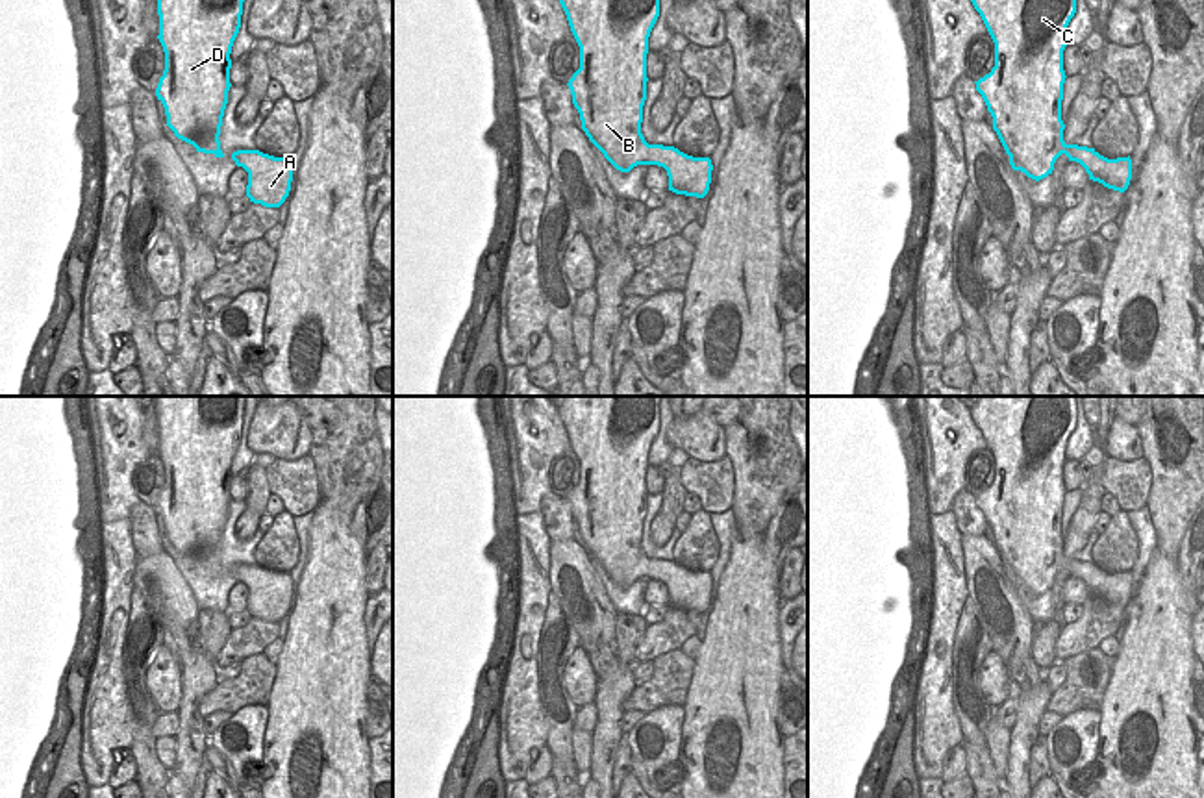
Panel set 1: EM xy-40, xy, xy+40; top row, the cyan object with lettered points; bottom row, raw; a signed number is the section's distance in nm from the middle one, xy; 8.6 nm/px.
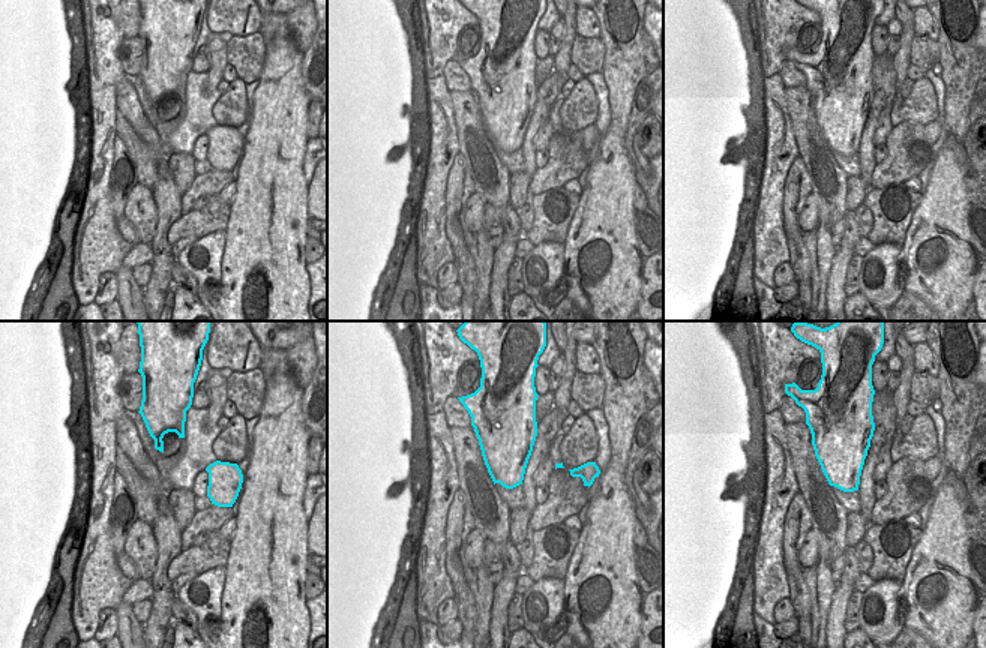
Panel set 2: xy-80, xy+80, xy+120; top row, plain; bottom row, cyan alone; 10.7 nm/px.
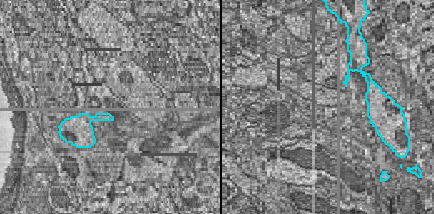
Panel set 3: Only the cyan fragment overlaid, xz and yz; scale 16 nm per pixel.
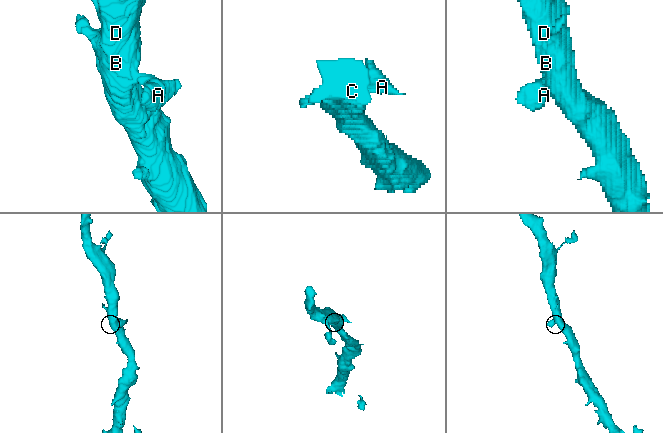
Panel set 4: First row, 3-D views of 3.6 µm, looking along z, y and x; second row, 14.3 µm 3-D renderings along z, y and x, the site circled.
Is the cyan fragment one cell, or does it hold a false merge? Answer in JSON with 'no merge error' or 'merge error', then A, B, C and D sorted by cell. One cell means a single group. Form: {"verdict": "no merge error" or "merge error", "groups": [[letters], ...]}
{"verdict": "no merge error", "groups": [["A", "B", "C", "D"]]}

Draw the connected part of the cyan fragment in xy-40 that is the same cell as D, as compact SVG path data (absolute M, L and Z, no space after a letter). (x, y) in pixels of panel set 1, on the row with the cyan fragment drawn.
M157 0L165 70L156 96L174 135L215 157L224 157L219 135L243 2Z

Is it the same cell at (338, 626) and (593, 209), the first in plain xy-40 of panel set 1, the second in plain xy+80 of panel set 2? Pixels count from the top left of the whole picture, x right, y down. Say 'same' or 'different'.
same

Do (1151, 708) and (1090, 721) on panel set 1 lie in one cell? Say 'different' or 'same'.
different

